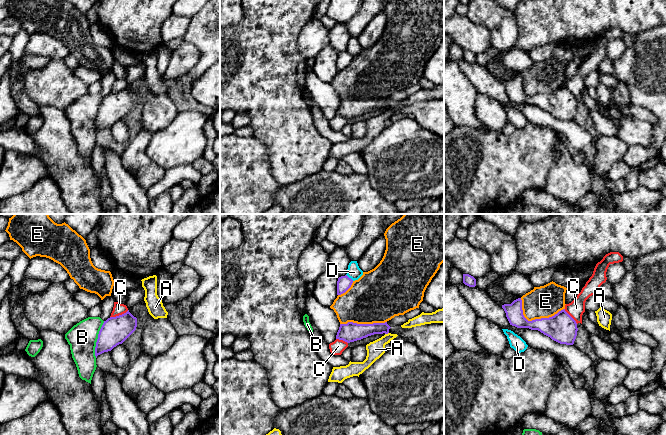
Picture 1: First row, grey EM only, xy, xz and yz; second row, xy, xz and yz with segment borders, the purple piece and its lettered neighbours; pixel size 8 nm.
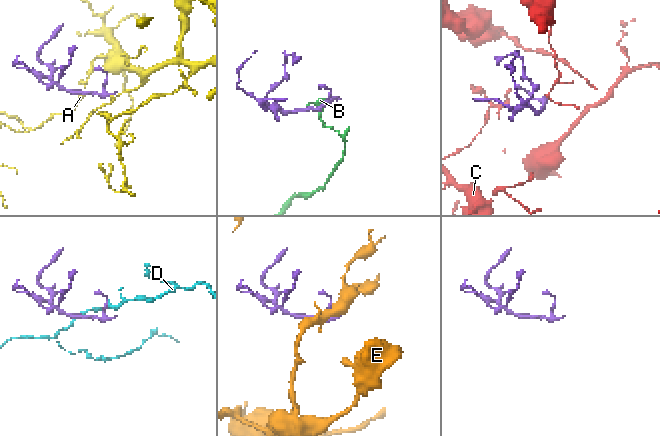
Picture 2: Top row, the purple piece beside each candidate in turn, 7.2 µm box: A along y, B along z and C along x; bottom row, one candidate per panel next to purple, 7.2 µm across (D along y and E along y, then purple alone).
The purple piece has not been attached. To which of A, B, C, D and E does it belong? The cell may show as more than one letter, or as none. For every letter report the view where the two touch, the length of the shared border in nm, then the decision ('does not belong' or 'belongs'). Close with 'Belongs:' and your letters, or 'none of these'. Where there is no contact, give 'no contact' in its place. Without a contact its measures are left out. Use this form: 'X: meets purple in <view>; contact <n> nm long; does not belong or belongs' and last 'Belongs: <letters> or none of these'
A: meets purple in xz; contact 40 nm long; does not belong
B: meets purple in xy; contact 300 nm long; does not belong
C: meets purple in xy; contact 160 nm long; does not belong
D: meets purple in xz; contact 80 nm long; does not belong
E: meets purple in yz; contact 380 nm long; does not belong
Belongs: none of these

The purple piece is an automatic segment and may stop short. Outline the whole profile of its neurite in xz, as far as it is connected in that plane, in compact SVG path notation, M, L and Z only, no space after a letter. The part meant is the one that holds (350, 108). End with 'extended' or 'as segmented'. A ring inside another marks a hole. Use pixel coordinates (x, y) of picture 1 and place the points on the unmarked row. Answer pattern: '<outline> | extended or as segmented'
M387 98L340 100L336 115L347 119L361 116L374 110L397 110L405 116L412 116L421 127L444 138L444 99L431 99L412 104L390 103Z | extended

